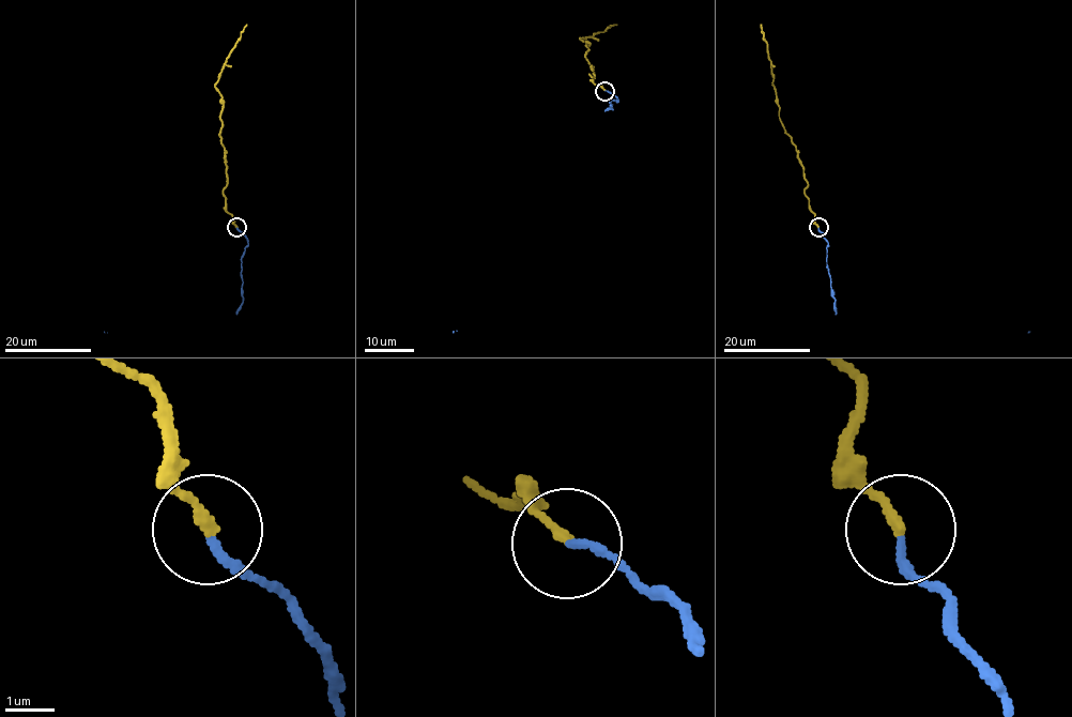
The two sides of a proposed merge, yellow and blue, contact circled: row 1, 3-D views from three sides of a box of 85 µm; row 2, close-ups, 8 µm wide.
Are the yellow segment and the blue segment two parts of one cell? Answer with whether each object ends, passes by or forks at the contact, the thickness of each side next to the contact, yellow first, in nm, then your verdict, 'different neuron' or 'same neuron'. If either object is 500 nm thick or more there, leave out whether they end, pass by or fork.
yellow ends; blue ends; calibres 200 and 170 nm; same neuron

